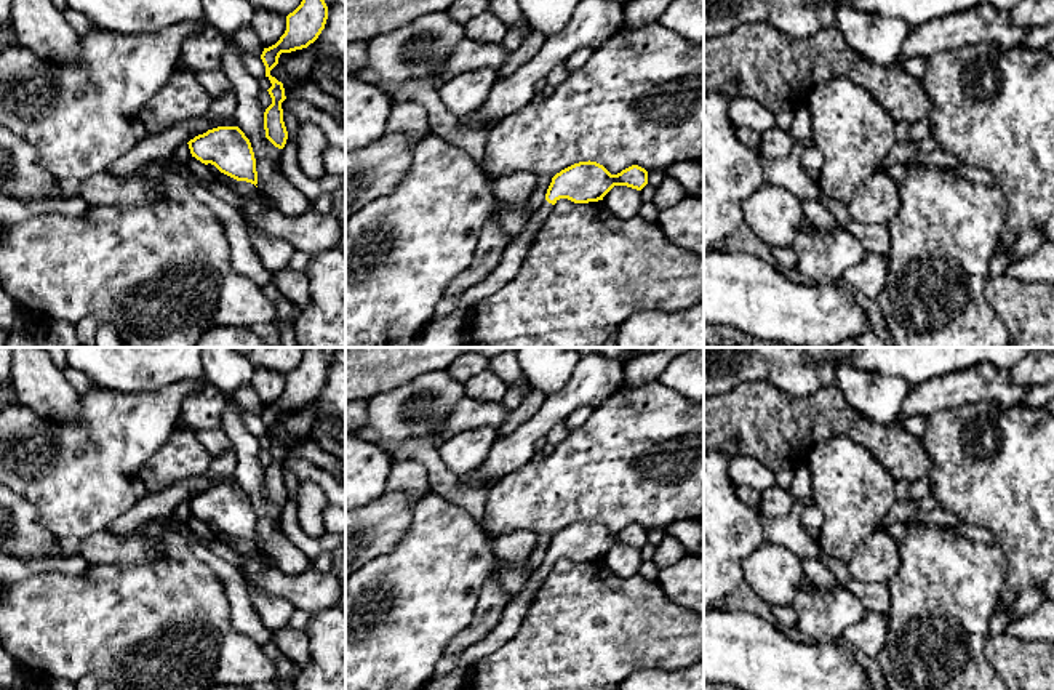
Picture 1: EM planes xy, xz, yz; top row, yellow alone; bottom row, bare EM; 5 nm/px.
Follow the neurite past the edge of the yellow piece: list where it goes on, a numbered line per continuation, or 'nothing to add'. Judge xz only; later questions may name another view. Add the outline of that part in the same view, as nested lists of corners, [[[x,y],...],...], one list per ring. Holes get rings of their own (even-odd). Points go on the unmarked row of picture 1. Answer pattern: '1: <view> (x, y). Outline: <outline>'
1: xz (512, 617). Outline: [[[545,559],[531,573],[528,584],[507,602],[497,626],[488,636],[461,653],[453,672],[445,677],[429,680],[419,690],[469,690],[470,674],[477,663],[496,652],[504,642],[517,634],[529,608],[533,596],[541,589],[552,567],[553,564]]]

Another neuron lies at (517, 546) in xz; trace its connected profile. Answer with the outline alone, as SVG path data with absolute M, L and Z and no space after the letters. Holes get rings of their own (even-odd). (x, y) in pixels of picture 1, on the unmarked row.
M513 532L497 538L489 538L489 549L499 560L523 562L528 560L537 544L534 532Z

